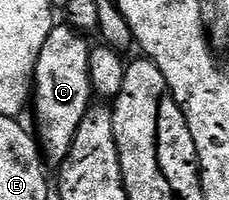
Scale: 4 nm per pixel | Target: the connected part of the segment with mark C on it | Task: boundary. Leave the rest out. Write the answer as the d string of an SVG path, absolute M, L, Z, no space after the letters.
M55 24L48 35L44 47L40 51L40 59L34 68L34 84L32 86L32 109L38 112L38 129L36 137L40 142L42 156L54 167L61 166L62 160L68 155L72 147L72 139L76 139L76 127L80 127L80 119L84 119L84 111L92 104L92 90L88 75L88 55L92 48L91 42L77 29L70 28L69 24Z

